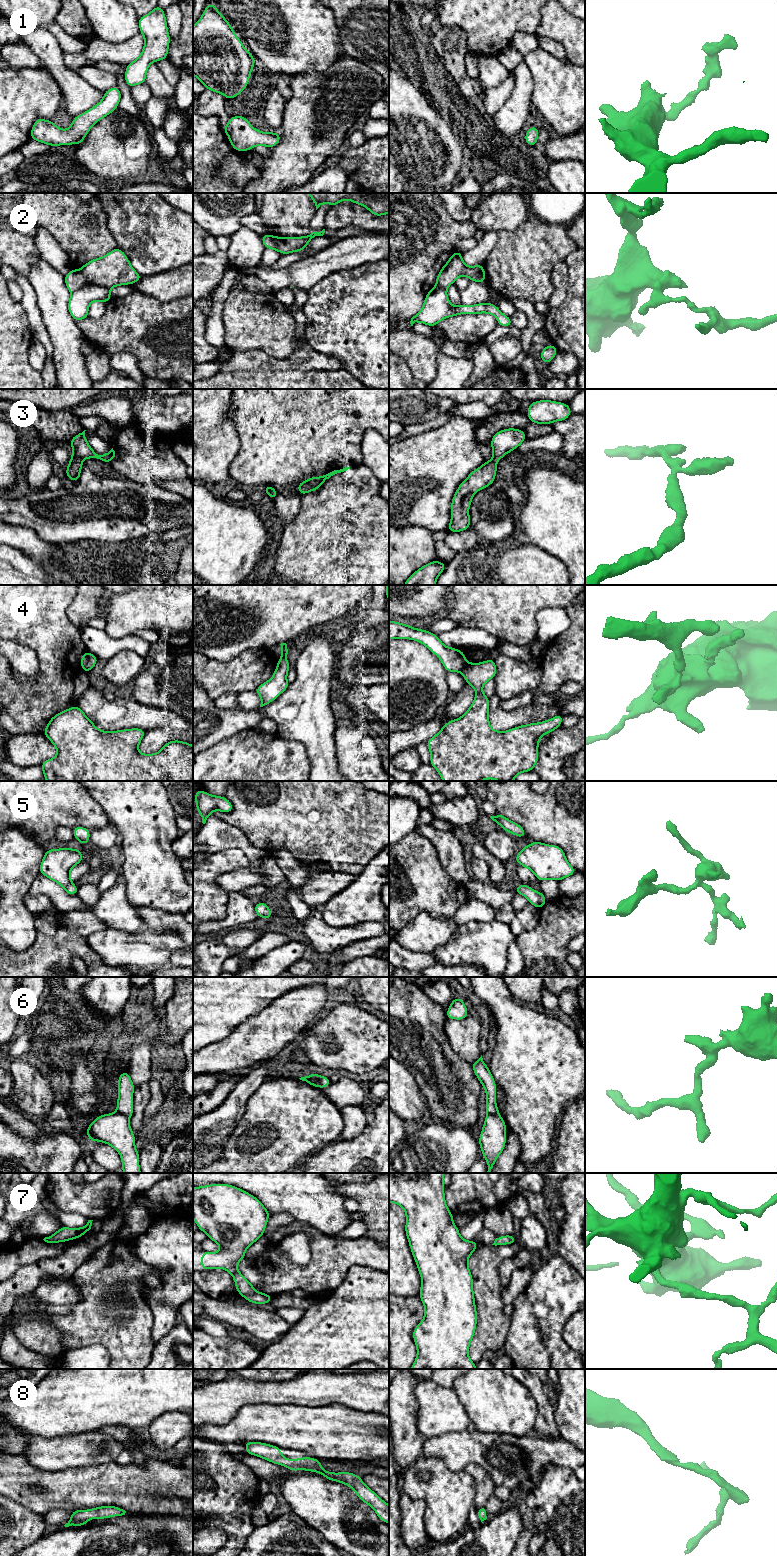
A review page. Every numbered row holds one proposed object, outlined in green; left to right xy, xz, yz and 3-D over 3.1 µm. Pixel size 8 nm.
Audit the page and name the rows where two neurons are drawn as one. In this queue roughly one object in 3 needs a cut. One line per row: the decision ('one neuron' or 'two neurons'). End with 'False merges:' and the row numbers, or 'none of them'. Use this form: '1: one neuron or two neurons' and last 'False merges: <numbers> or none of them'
1: one neuron
2: two neurons
3: one neuron
4: two neurons
5: one neuron
6: two neurons
7: one neuron
8: one neuron
False merges: 2, 4, 6

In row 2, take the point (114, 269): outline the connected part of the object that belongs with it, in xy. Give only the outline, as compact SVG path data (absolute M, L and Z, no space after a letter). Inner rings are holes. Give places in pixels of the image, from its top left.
M118 247L101 258L87 262L79 270L71 269L64 276L70 292L85 285L98 285L111 289L119 285L134 284L142 278L143 276L134 270L125 253Z

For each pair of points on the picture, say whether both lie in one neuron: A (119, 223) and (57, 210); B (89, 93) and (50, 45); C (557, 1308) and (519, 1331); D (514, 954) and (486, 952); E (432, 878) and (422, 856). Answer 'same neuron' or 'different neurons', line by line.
A: different neurons
B: same neuron
C: same neuron
D: different neurons
E: same neuron

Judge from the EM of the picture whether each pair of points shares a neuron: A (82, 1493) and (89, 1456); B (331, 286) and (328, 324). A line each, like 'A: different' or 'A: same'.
A: different
B: same

